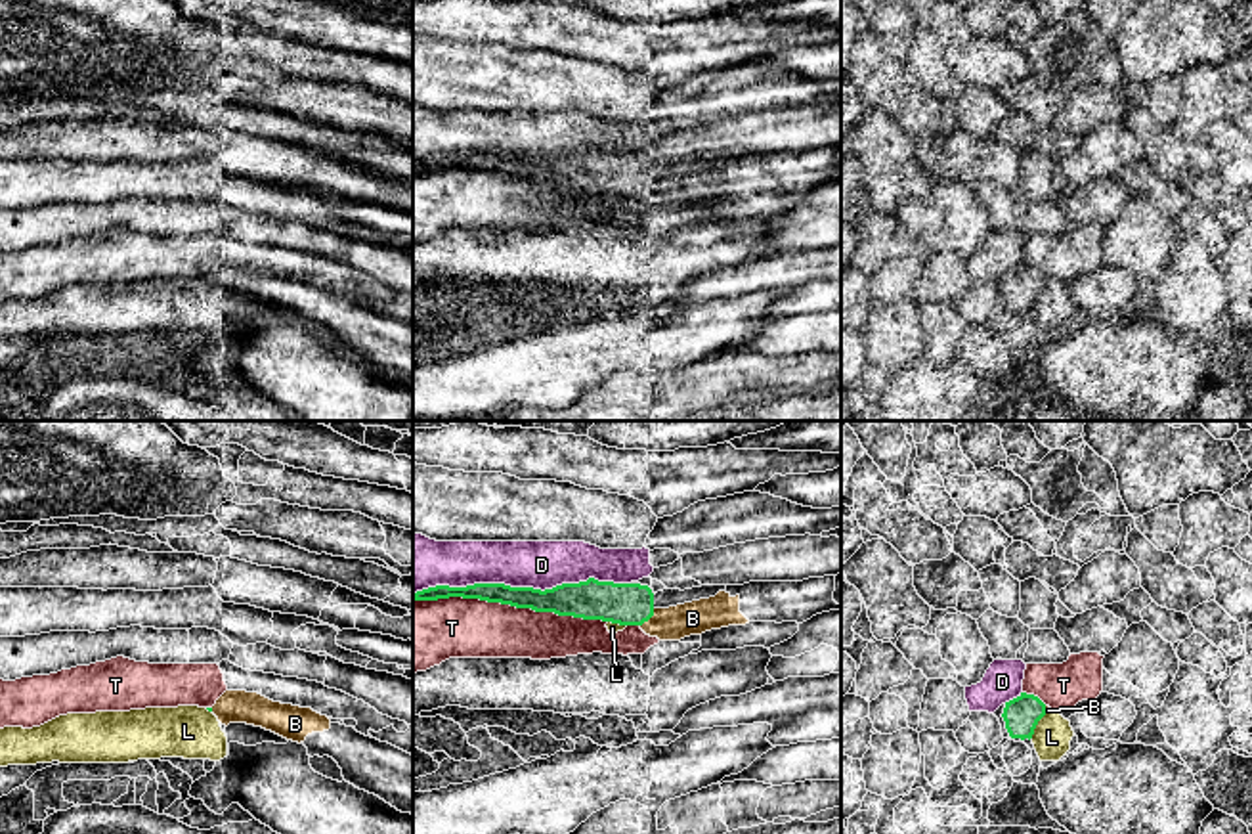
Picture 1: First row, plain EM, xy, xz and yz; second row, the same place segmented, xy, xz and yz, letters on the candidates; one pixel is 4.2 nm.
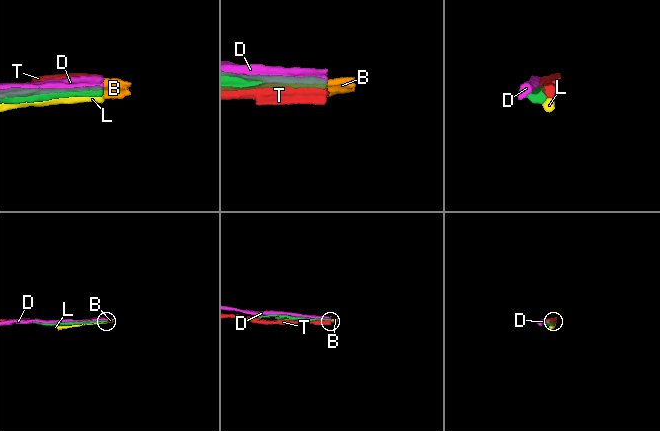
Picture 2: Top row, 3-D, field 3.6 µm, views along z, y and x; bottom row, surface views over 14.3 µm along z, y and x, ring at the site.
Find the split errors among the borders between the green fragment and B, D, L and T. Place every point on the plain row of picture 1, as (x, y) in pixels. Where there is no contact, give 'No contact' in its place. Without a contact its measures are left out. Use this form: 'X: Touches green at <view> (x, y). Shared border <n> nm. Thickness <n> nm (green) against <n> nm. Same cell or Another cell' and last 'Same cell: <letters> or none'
B: Touches green at xz (648, 190). Shared border 100 nm. Thickness 180 nm (green) against 140 nm. Same cell
D: Touches green at xz (520, 159). Shared border 900 nm. Thickness 140 nm (green) against 200 nm. Another cell
L: Touches green at yz (1036, 295). Shared border 120 nm. Thickness 150 nm (green) against 160 nm. Another cell
T: Touches green at xz (511, 176). Shared border 800 nm. Thickness 140 nm (green) against 260 nm. Another cell
Same cell: B

